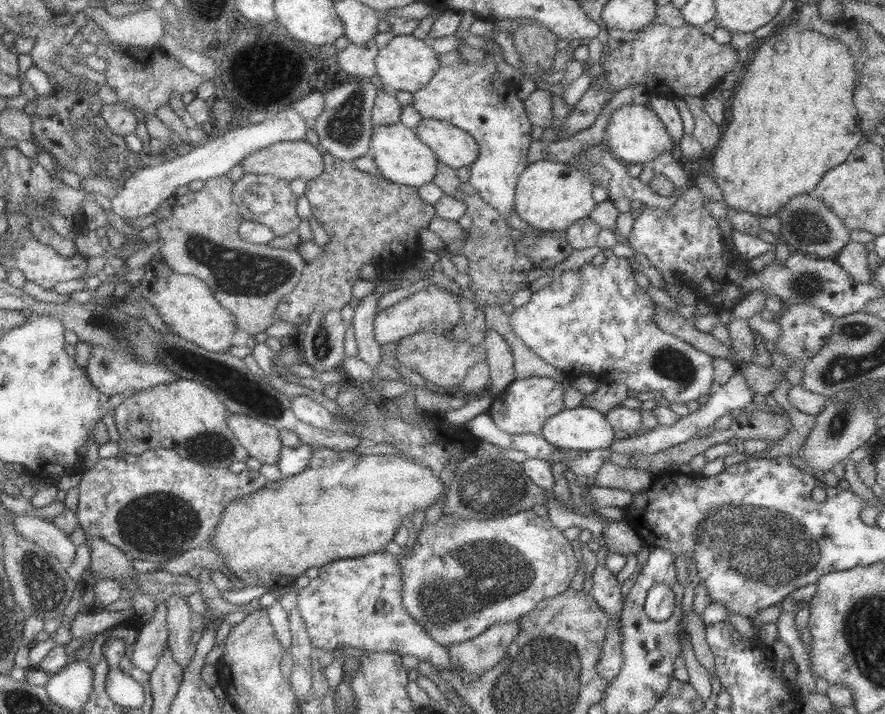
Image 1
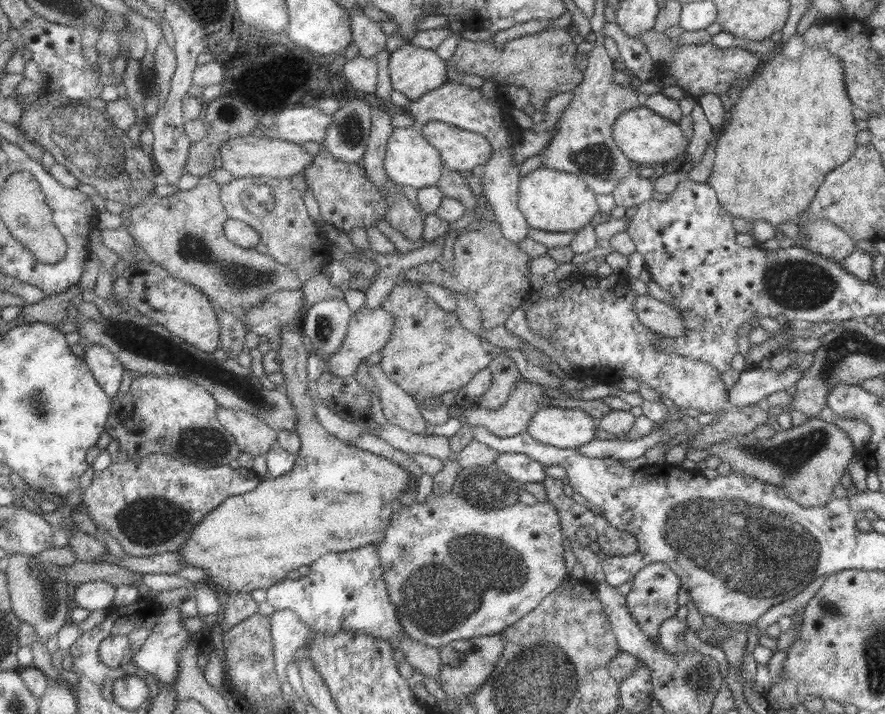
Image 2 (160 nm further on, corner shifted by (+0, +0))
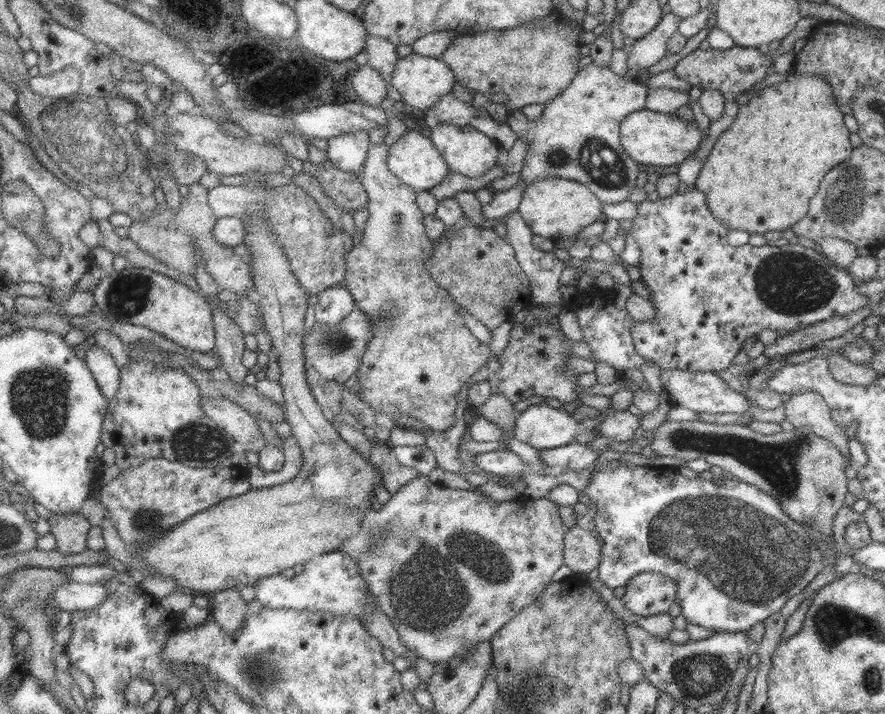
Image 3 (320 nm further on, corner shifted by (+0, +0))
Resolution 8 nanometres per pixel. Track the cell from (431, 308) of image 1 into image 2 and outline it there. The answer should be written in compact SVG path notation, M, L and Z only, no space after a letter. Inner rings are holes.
M361 307L350 315L344 341L337 352L327 356L325 371L341 378L353 376L361 360L365 361L370 354L383 349L385 342L391 336L392 328L392 316L389 316L381 307L374 309Z

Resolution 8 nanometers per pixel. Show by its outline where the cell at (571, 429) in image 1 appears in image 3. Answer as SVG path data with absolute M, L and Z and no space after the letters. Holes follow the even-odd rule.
M545 403L533 404L520 412L514 420L513 434L519 442L525 442L536 449L548 449L565 446L574 442L577 419L571 416L570 410L555 410Z

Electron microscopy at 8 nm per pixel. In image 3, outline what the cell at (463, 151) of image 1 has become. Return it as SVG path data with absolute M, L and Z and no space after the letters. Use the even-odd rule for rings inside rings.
M437 123L430 128L428 137L447 163L449 171L473 178L483 176L495 166L497 151L501 149L492 138L469 126Z

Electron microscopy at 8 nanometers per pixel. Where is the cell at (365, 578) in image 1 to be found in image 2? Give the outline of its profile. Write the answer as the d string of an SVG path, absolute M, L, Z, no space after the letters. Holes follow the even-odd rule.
M372 543L365 546L354 548L353 550L341 552L326 552L319 555L309 566L309 574L300 576L298 579L284 579L273 582L266 588L264 601L271 605L274 611L292 611L302 623L305 623L311 630L333 634L337 631L351 629L353 632L360 632L377 639L383 639L394 644L405 634L402 631L397 616L395 616L395 606L389 600L385 583L381 576L379 559Z

